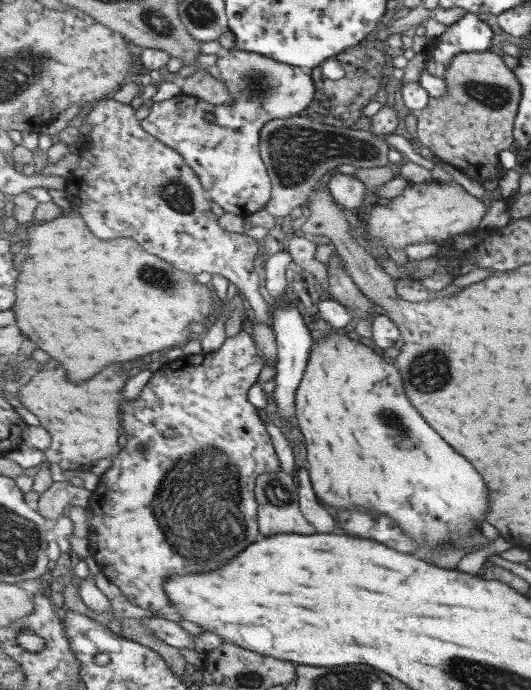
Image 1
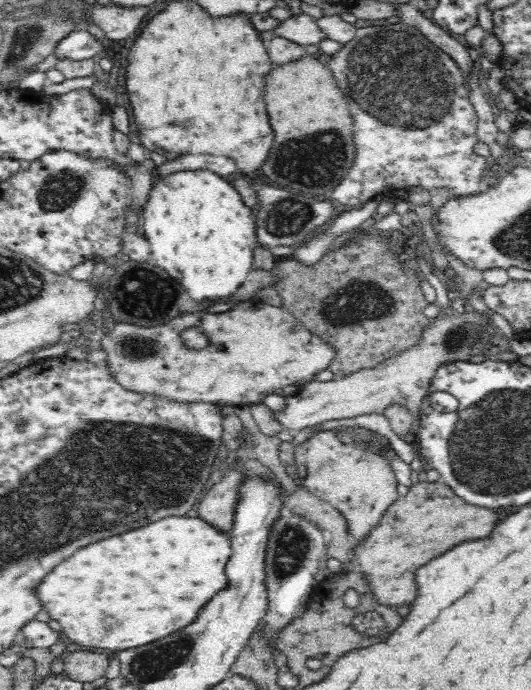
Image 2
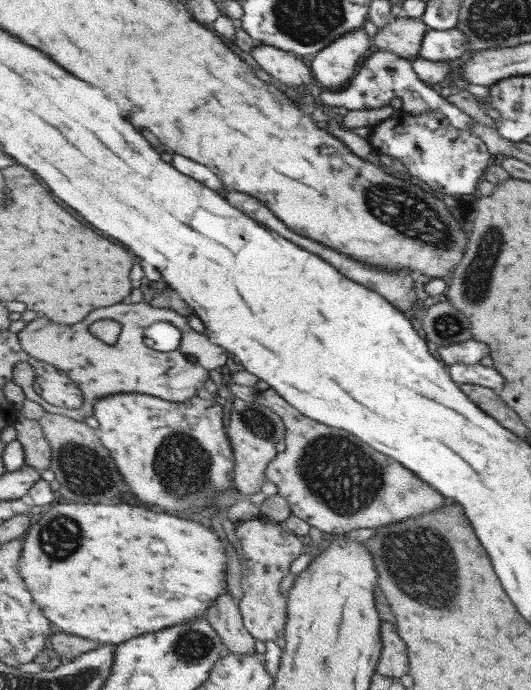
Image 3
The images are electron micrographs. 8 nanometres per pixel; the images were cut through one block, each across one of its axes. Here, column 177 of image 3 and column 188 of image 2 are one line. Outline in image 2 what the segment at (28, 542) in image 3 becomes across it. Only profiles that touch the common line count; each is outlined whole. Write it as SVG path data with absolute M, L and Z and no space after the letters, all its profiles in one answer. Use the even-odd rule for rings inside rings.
M168 516L144 528L112 536L76 550L70 558L58 564L38 588L49 618L56 620L70 642L90 649L128 650L160 640L188 624L192 624L206 602L224 590L230 582L224 576L224 566L232 556L230 534L224 534L190 516Z

